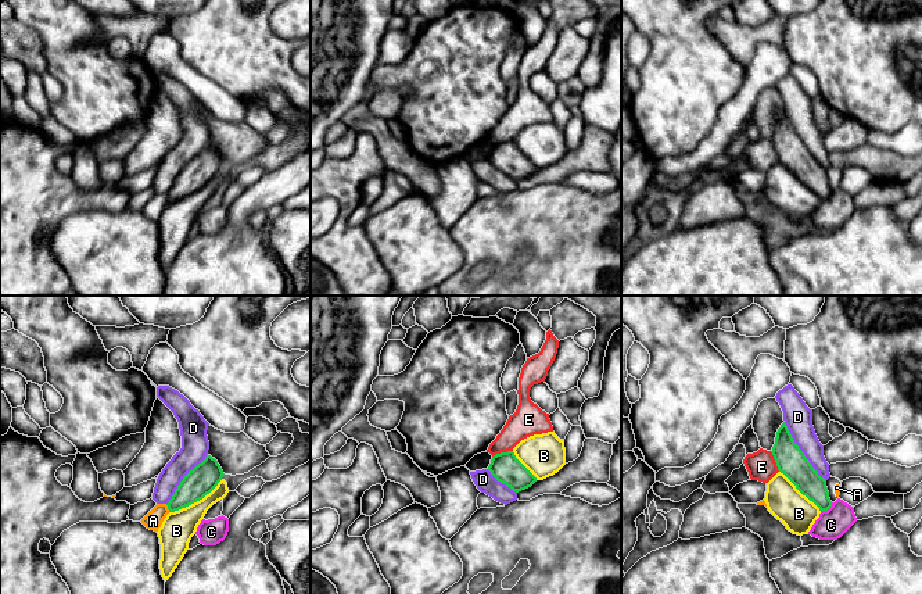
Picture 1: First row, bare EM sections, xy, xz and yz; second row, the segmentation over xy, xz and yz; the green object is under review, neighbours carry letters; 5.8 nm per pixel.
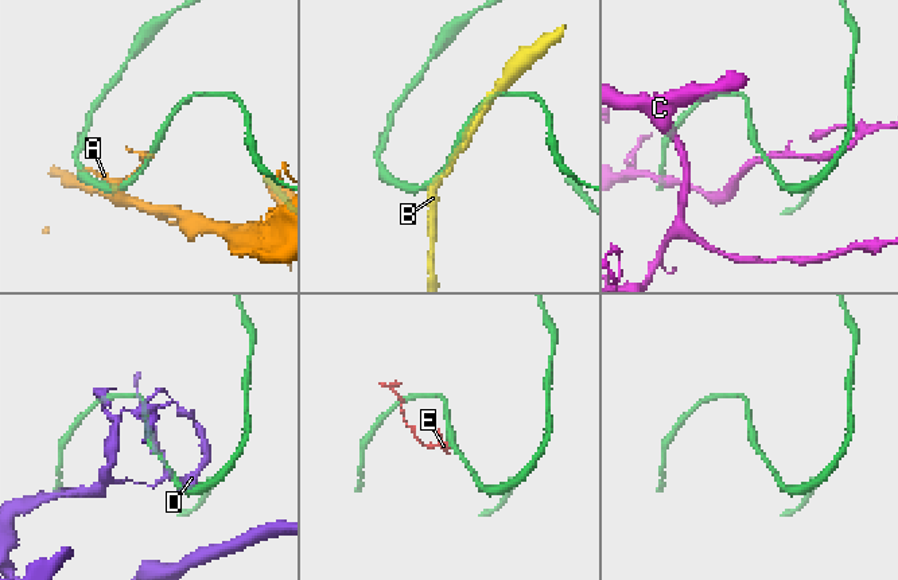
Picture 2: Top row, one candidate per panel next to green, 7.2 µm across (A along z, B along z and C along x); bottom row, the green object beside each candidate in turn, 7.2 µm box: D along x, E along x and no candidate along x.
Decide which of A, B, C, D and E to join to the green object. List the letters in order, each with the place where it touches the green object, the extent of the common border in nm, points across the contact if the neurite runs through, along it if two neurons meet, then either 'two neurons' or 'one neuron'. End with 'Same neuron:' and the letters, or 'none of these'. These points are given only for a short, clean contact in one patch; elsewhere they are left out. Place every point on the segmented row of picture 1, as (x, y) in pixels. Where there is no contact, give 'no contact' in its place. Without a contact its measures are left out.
A: xy (168, 508) | 50 nm | two neurons
B: xy (196, 501) | 360 nm | two neurons
C: yz (827, 510) | 90 nm | two neurons
D: yz (802, 451) | 420 nm | two neurons
E: xz (502, 453) | 130 nm | along xz (512, 450), (497, 453), (492, 457) | two neurons
Same neuron: none of these

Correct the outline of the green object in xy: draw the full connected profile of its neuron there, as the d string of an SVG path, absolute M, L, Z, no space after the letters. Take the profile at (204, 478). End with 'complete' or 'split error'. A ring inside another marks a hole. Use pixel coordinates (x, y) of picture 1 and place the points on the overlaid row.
M207 454L205 459L190 470L169 500L169 512L186 508L209 494L225 476L215 458Z | complete

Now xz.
M513 451L494 455L488 470L498 482L516 493L531 487L537 482L537 477L516 458Z | complete

